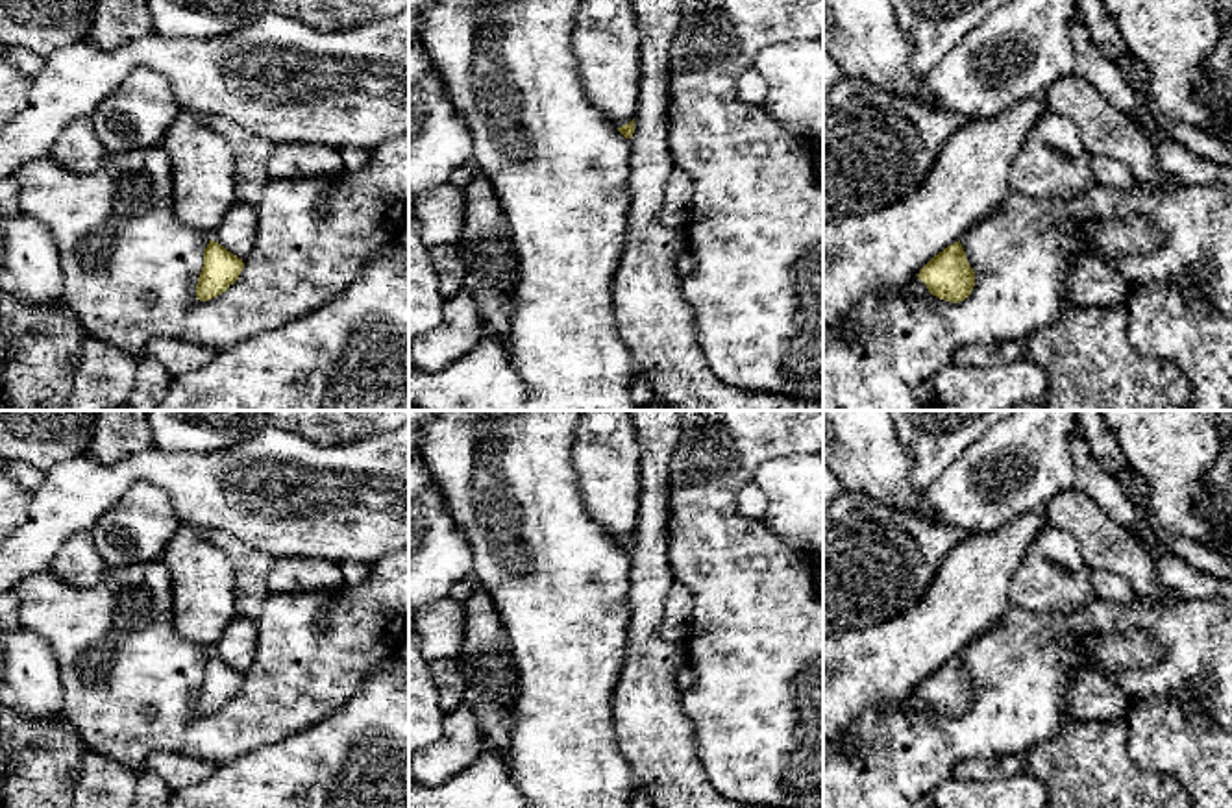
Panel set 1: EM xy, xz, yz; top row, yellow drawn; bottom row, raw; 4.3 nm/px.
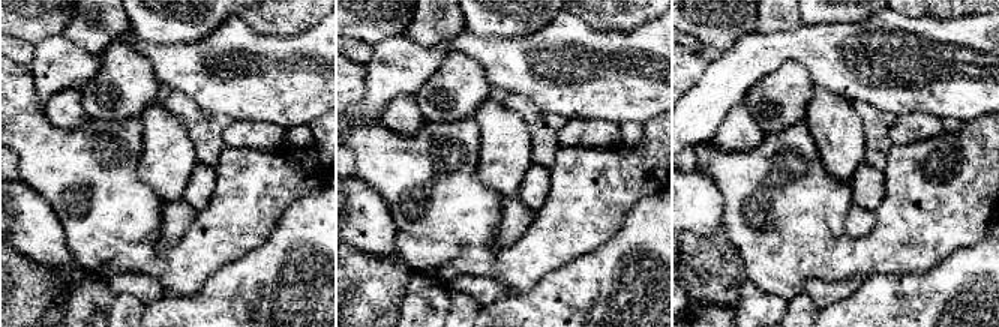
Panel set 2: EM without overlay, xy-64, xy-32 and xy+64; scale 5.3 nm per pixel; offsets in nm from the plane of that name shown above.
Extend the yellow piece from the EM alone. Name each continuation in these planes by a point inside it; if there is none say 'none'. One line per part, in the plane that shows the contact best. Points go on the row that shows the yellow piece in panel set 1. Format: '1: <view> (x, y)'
1: yz (916, 287)

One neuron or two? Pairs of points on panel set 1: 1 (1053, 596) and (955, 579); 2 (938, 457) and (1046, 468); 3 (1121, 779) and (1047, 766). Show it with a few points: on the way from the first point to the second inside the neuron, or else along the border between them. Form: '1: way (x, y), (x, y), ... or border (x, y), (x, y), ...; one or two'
1: border (1027, 548), (1012, 579), (1007, 607); two
2: border (988, 431), (925, 490); two
3: way (1103, 779), (1096, 779), (1083, 766), (1066, 766); one

